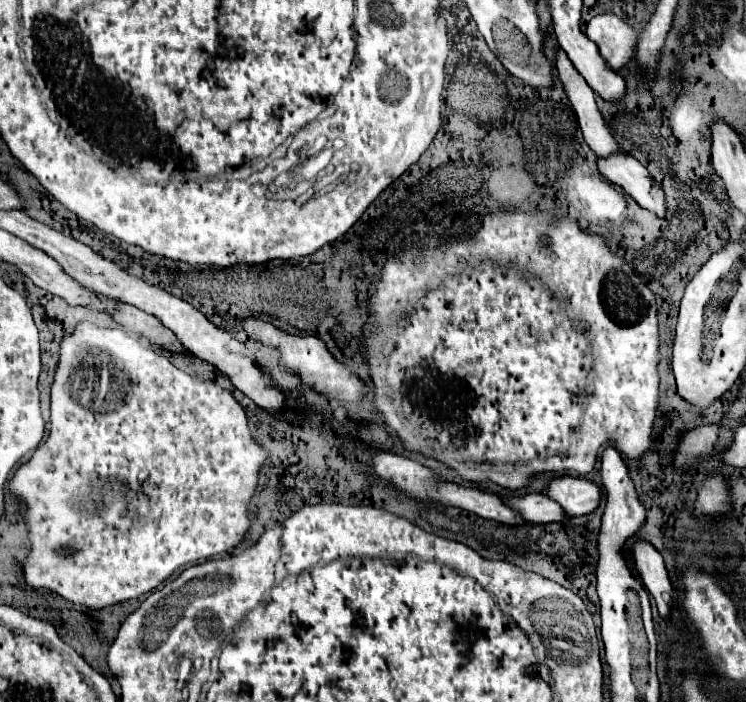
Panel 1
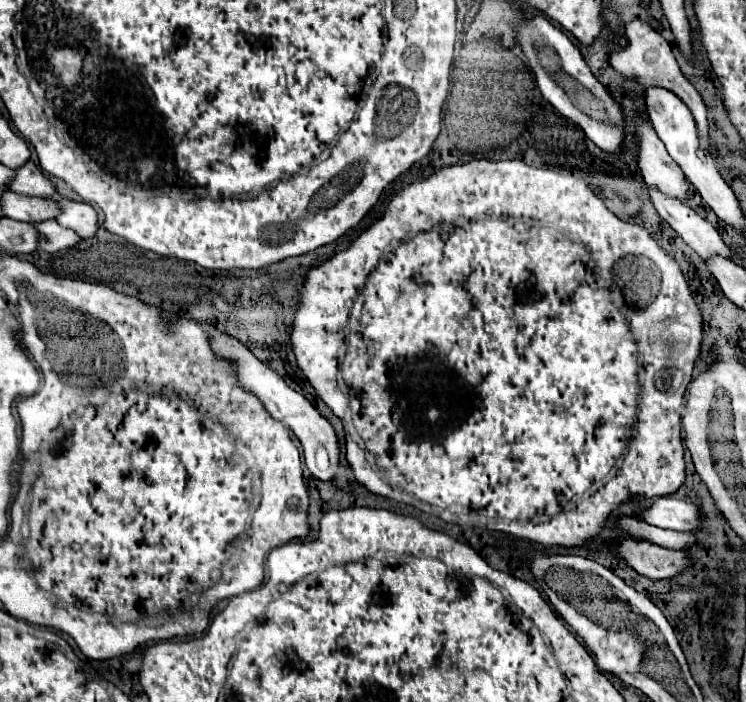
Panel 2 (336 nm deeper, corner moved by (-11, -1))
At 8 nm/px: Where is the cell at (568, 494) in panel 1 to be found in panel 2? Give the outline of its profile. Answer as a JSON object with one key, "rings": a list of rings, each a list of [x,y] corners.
{"rings":[[[674,496],[658,498],[650,508],[638,510],[636,516],[652,526],[680,532],[688,532],[698,526],[698,508]]]}

